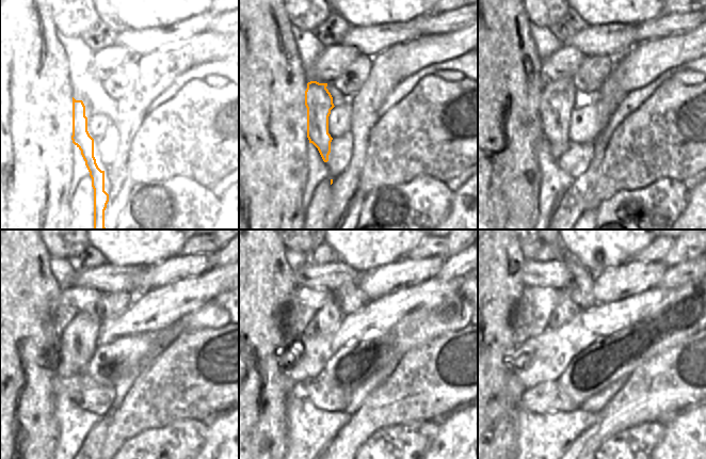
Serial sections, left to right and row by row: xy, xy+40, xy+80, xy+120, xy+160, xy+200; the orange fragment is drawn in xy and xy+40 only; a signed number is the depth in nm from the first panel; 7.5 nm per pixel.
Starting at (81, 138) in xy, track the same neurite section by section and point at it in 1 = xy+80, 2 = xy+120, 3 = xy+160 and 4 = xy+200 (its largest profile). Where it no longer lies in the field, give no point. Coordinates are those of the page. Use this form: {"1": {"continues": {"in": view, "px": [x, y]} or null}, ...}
{"1": {"continues": {"in": "xy+80", "px": [558, 100]}}, "2": {"continues": {"in": "xy+120", "px": [79, 341]}}, "3": {"continues": {"in": "xy+160", "px": [324, 323]}}, "4": {"continues": {"in": "xy+200", "px": [566, 309]}}}

